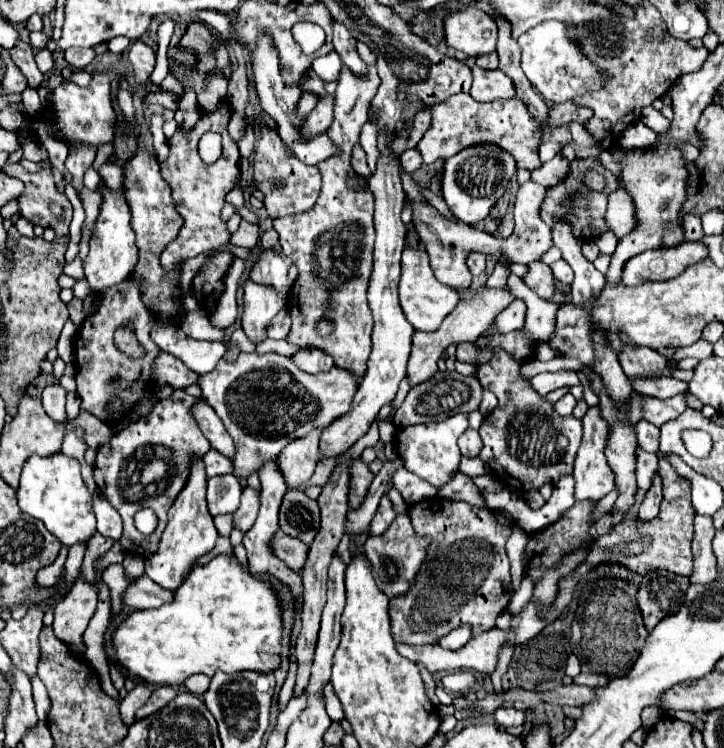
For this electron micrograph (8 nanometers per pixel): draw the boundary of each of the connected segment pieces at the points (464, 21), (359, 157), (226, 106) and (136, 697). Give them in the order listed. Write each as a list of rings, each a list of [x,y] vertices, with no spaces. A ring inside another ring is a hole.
[[[468,9],[444,17],[446,45],[470,57],[492,53],[496,33],[496,21],[480,9]]]
[[[360,145],[354,147],[352,165],[354,165],[354,171],[356,171],[358,175],[362,175],[364,179],[370,179],[370,177],[372,177],[372,171],[370,171],[370,167],[368,167],[368,163],[366,163],[366,153],[364,153],[364,149],[362,149]]]
[[[222,101],[220,109],[216,113],[204,111],[202,119],[194,127],[194,133],[190,133],[190,135],[174,133],[174,137],[170,139],[170,155],[160,167],[162,167],[162,177],[172,187],[172,199],[176,203],[178,213],[184,219],[184,225],[178,231],[178,237],[174,241],[170,241],[170,245],[166,245],[166,249],[160,255],[160,265],[164,271],[174,271],[178,263],[182,263],[190,257],[198,257],[200,253],[206,253],[212,249],[220,249],[230,243],[230,231],[226,229],[226,223],[220,217],[224,197],[234,187],[236,179],[240,177],[238,145],[226,133],[230,117],[232,117],[232,107],[230,107],[230,103]],[[208,131],[222,135],[222,155],[212,165],[202,163],[202,159],[198,155],[198,141]]]
[[[140,683],[138,687],[134,687],[124,699],[122,699],[122,703],[120,703],[120,717],[122,717],[122,723],[126,725],[126,727],[130,727],[134,721],[136,721],[136,711],[146,703],[146,699],[150,697],[150,693],[152,693],[152,689],[146,685],[146,687],[142,687],[144,683]]]

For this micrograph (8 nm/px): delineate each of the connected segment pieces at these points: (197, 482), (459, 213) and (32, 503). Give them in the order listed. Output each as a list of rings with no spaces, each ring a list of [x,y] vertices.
[[[192,455],[188,481],[168,511],[168,525],[162,533],[158,553],[145,559],[144,574],[164,589],[174,591],[182,583],[186,573],[190,573],[194,561],[198,557],[206,555],[208,551],[212,551],[216,545],[218,531],[216,531],[212,515],[208,513],[208,507],[206,507],[206,481],[208,481],[208,477],[206,477],[206,467],[204,467],[202,457]]]
[[[476,145],[456,153],[454,157],[446,159],[444,175],[442,175],[442,195],[450,211],[468,225],[480,223],[484,217],[490,215],[494,203],[506,193],[506,187],[516,171],[514,159],[498,149],[496,145]]]
[[[62,451],[50,457],[40,457],[40,455],[28,457],[22,467],[16,497],[18,497],[18,507],[24,513],[40,519],[46,525],[46,529],[62,541],[62,545],[70,547],[74,543],[88,541],[96,531],[92,493],[86,489],[82,481],[80,461],[64,455]]]

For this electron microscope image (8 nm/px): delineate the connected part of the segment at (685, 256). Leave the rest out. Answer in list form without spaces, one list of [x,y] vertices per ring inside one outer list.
[[[702,241],[680,243],[676,247],[662,247],[644,251],[622,269],[622,285],[642,285],[646,281],[665,281],[678,277],[686,267],[696,265],[708,257],[708,247]]]

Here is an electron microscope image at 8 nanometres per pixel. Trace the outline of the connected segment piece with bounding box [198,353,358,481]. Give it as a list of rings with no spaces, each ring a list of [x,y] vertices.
[[[240,353],[234,363],[226,363],[222,359],[218,363],[218,369],[214,369],[214,373],[206,373],[198,377],[198,385],[208,405],[214,407],[218,417],[224,421],[228,433],[234,437],[234,445],[236,445],[234,475],[240,477],[242,481],[246,481],[252,473],[258,473],[260,467],[270,459],[274,459],[290,441],[308,435],[312,429],[326,429],[336,419],[346,415],[358,391],[358,379],[348,369],[332,367],[328,373],[310,375],[300,371],[288,357],[276,353],[268,353],[268,355]]]

